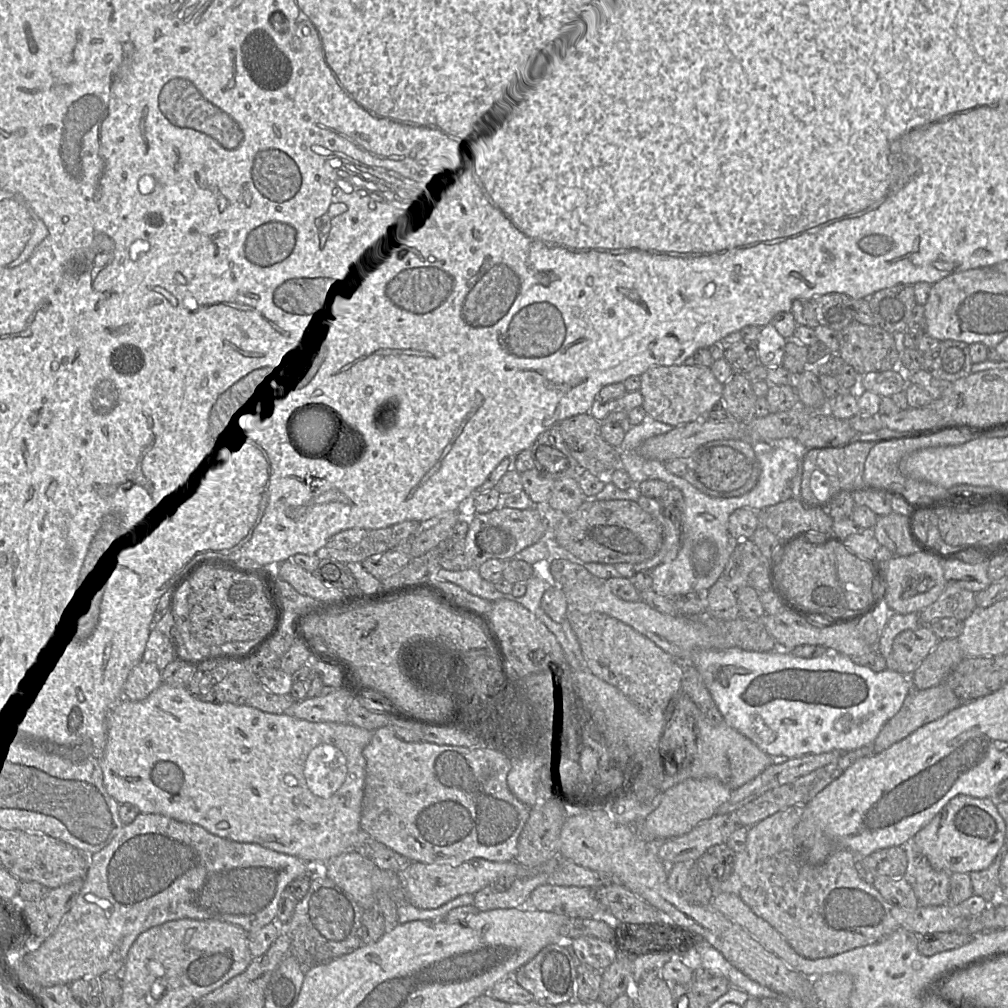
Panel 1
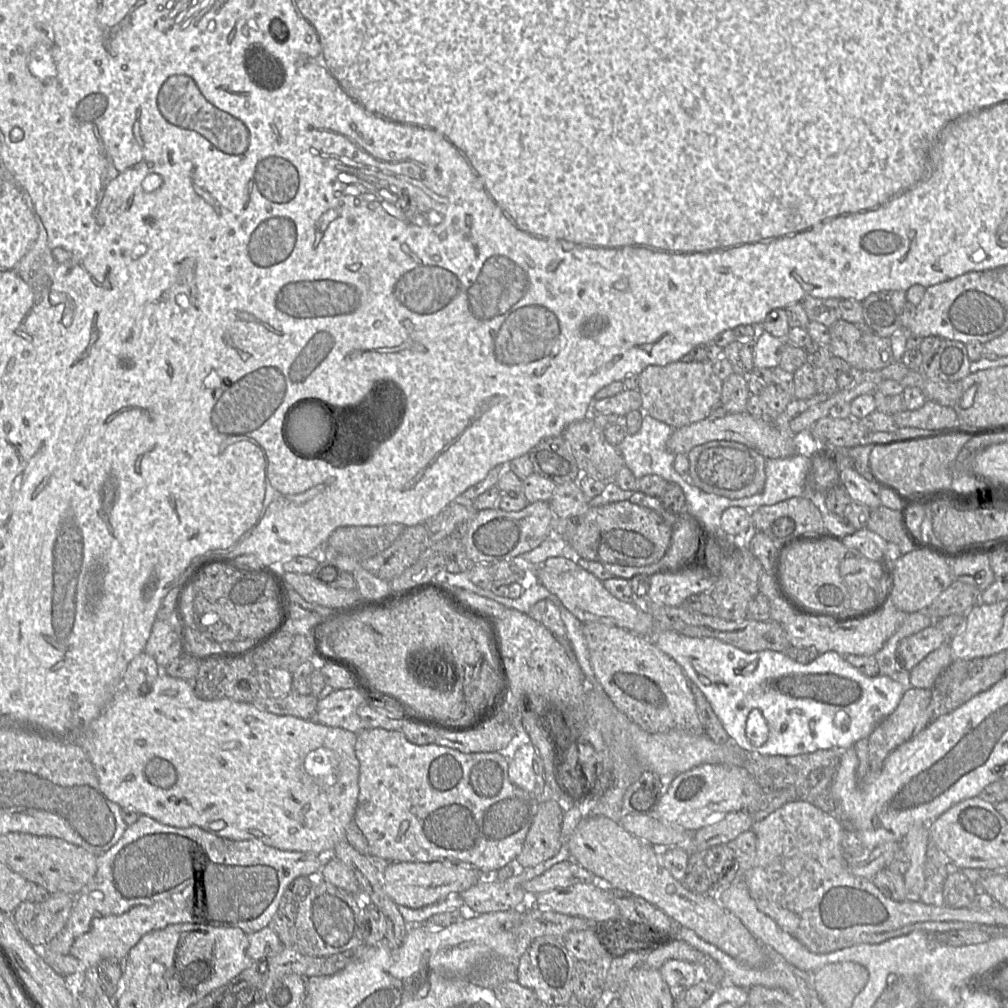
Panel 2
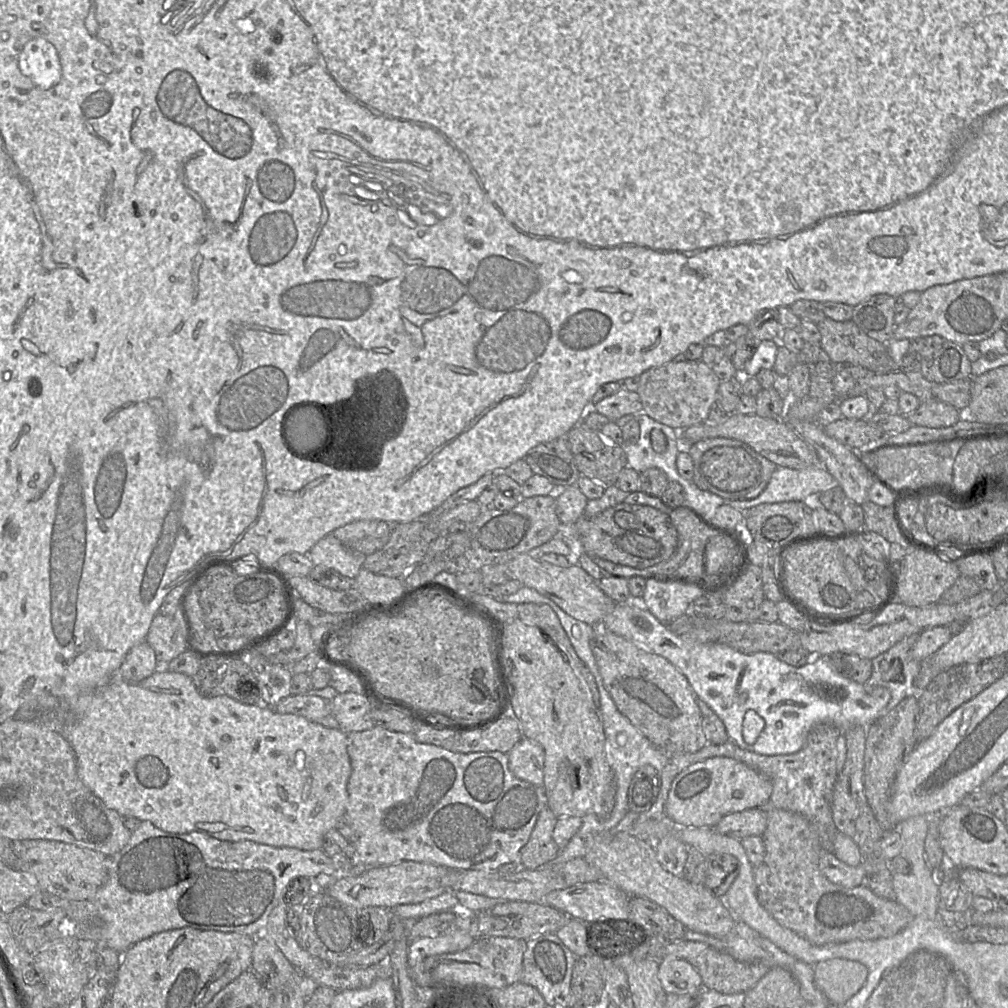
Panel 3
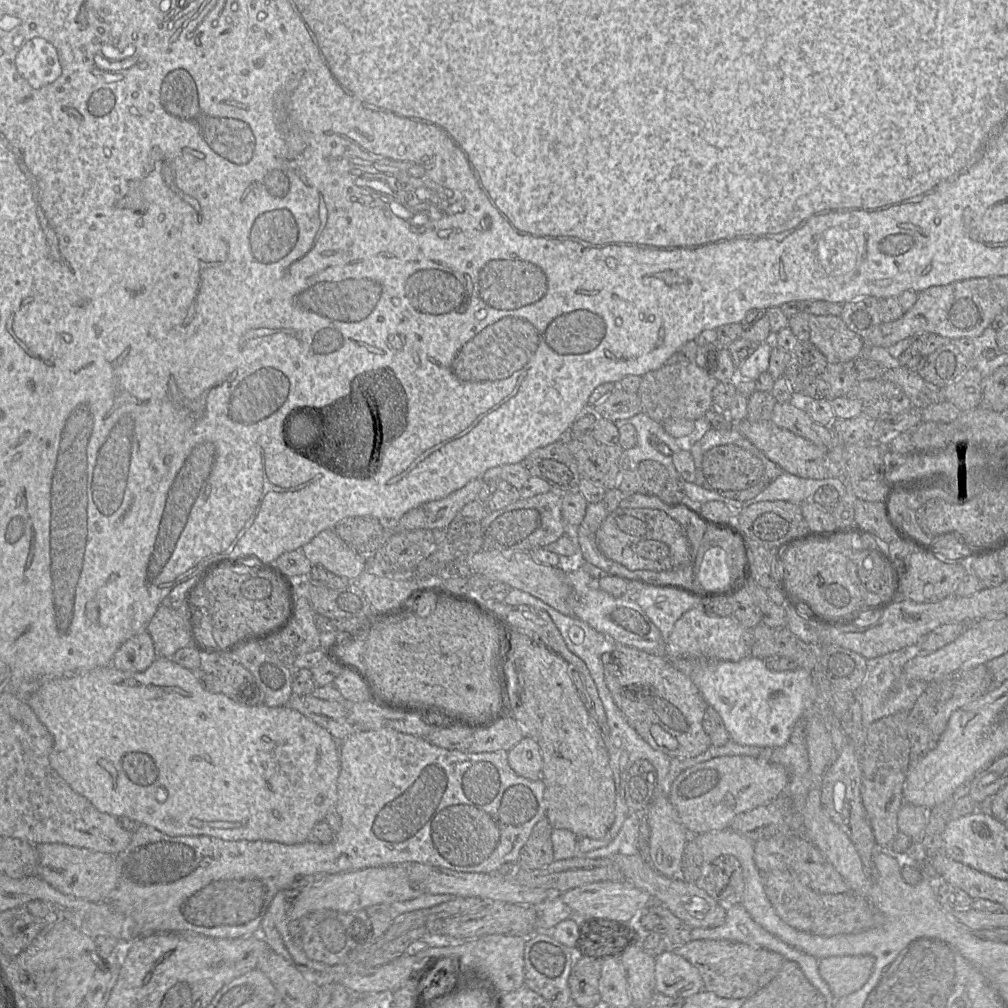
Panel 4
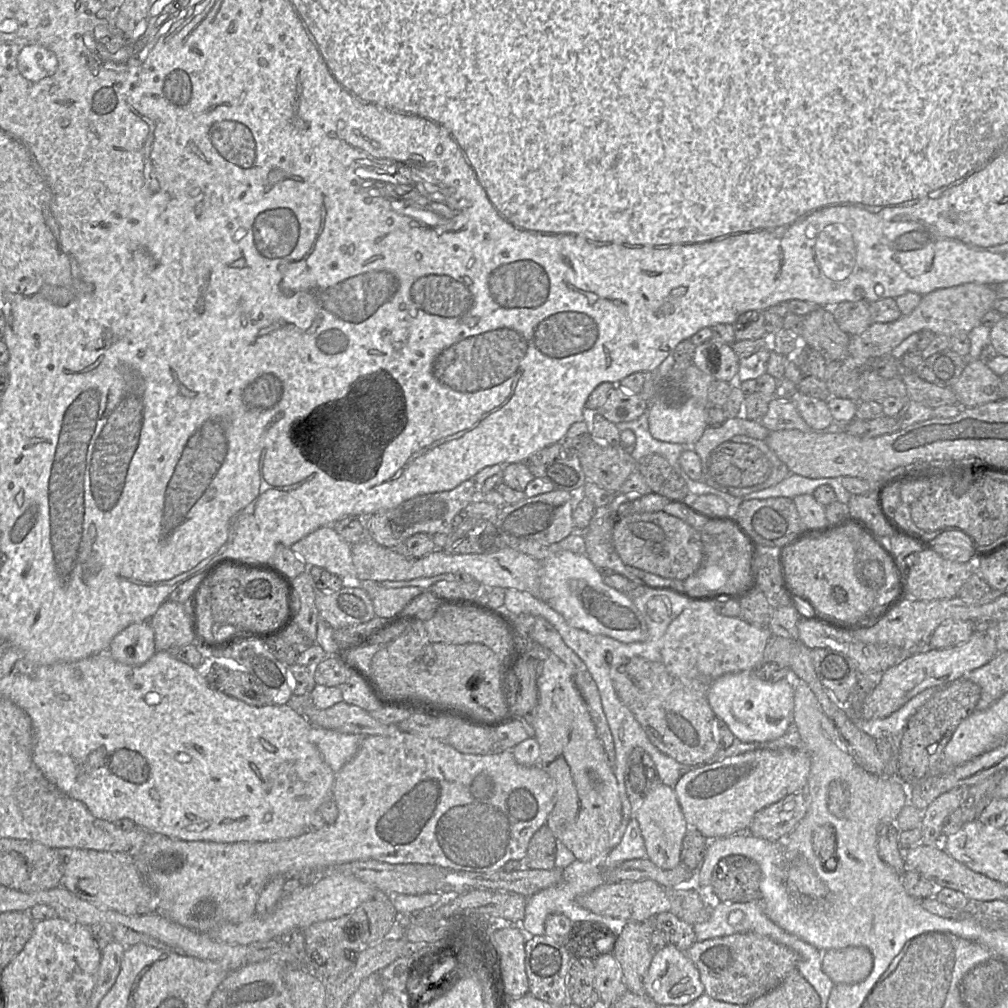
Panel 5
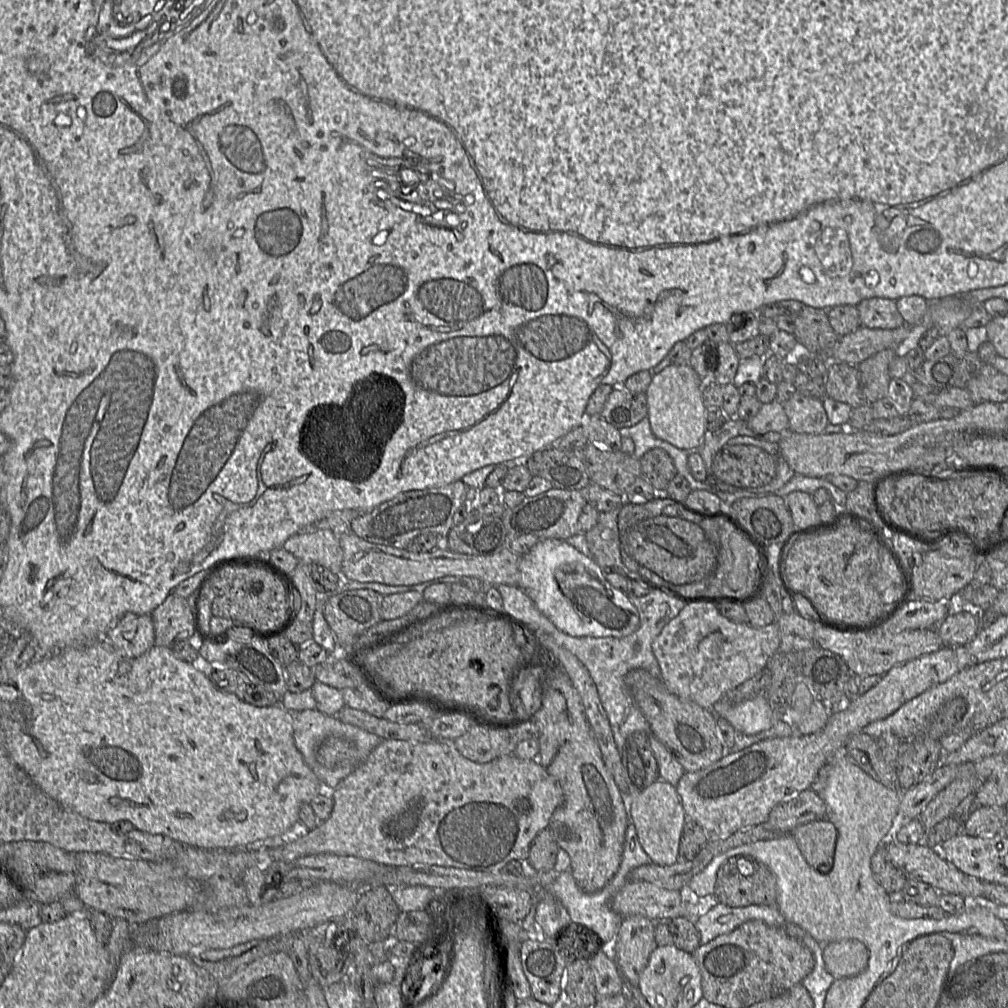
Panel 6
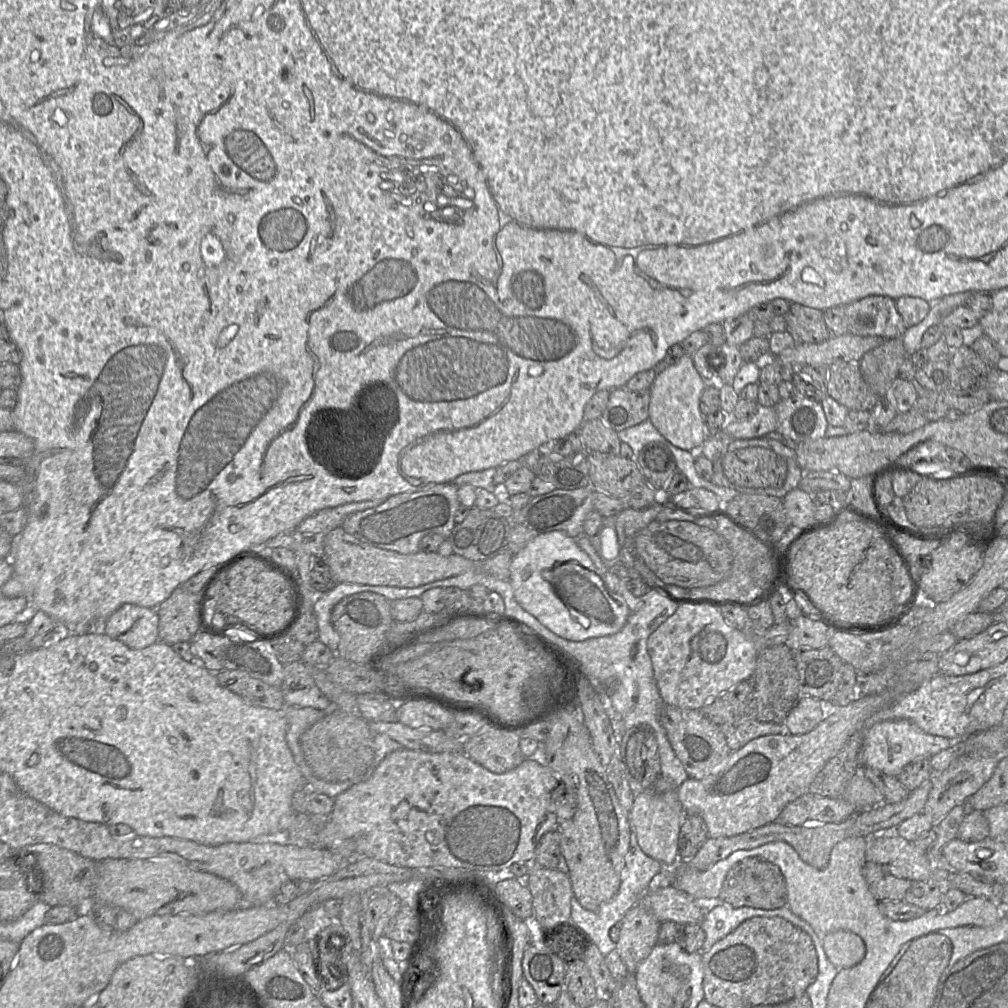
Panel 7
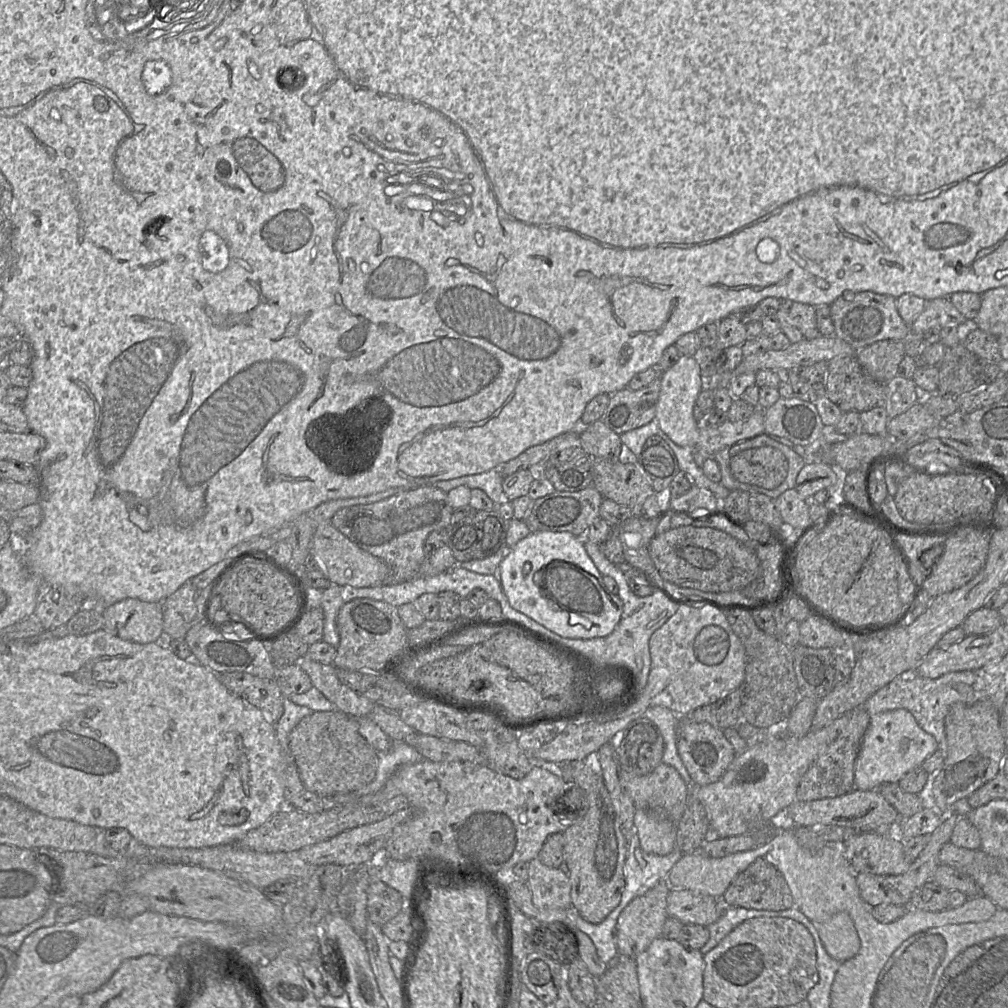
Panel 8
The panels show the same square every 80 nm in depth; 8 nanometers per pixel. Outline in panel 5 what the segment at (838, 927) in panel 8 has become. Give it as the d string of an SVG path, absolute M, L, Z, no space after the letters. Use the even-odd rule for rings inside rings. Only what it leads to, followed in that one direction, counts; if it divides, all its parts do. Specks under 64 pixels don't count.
M848 946L823 952L822 970L834 984L856 984L873 968L873 956L863 946Z

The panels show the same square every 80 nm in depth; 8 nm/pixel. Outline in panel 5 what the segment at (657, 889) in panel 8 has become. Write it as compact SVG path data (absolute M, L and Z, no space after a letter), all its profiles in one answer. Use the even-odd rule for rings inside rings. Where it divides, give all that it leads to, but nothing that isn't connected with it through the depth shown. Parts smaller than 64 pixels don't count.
M630 921L618 935L613 955L620 965L627 989L636 994L644 993L644 978L653 958L650 938L654 931L651 921Z

